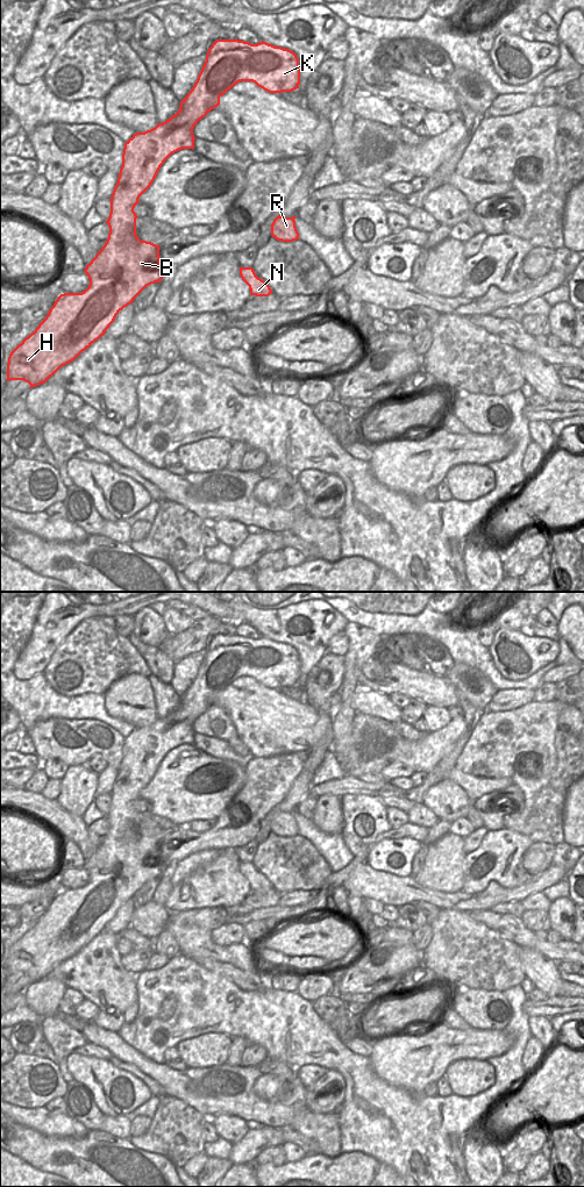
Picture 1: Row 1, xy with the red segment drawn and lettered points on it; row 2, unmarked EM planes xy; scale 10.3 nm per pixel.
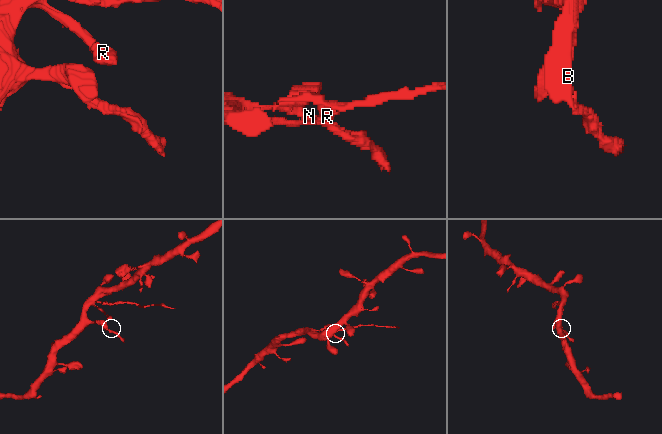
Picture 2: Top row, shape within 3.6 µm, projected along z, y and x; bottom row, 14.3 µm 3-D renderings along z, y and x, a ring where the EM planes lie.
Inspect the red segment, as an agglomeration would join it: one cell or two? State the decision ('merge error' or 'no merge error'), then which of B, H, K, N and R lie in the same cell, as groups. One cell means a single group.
merge error | B H K R / N

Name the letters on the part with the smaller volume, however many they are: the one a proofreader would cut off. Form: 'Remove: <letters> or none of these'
Remove: N

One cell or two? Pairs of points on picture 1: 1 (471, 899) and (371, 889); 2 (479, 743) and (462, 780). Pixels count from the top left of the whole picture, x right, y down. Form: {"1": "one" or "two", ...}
{"1": "one", "2": "two"}

